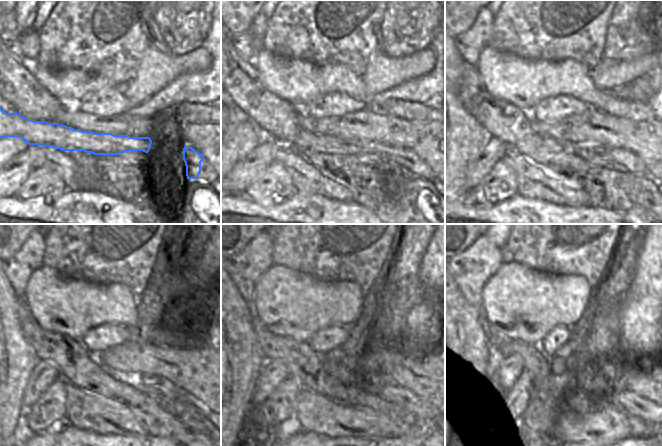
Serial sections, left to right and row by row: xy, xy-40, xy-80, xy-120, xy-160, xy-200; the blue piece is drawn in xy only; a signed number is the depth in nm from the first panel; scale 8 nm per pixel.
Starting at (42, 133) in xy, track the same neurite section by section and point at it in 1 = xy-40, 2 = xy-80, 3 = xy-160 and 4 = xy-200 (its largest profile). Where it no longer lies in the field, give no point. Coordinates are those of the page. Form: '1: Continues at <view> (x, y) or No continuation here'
1: Continues at xy-40 (368, 152)
2: Continues at xy-80 (595, 154)
3: Continues at xy-160 (391, 391)
4: Continues at xy-200 (637, 406).

